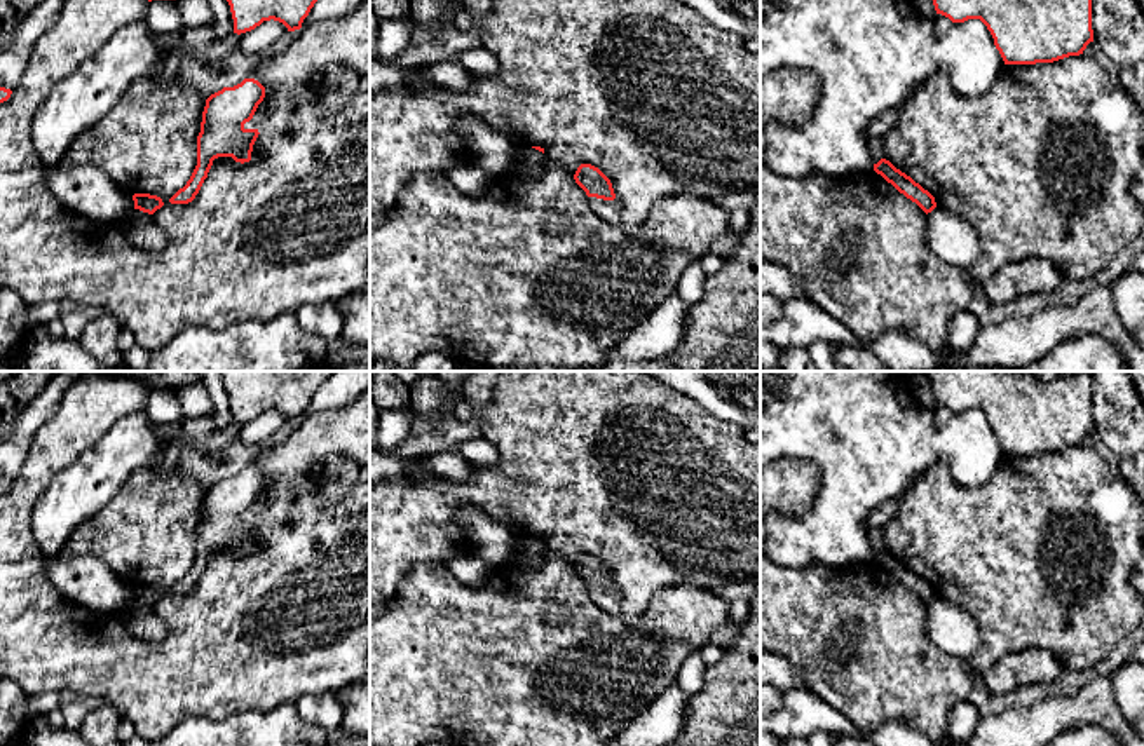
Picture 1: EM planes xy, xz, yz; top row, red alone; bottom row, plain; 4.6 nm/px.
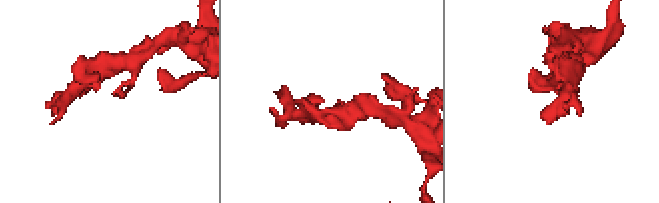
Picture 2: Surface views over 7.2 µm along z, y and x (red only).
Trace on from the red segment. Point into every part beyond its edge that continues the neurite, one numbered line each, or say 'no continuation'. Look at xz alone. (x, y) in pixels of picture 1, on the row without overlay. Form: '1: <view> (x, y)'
no continuation

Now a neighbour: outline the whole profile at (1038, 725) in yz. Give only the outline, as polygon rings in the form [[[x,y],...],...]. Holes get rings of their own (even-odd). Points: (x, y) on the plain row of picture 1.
[[[1095,676],[1074,697],[1055,697],[1029,709],[1010,709],[984,716],[968,743],[933,741],[921,732],[888,723],[872,732],[875,746],[1046,746],[1060,732],[1095,723],[1125,746],[1144,746],[1121,715],[1111,676]]]

